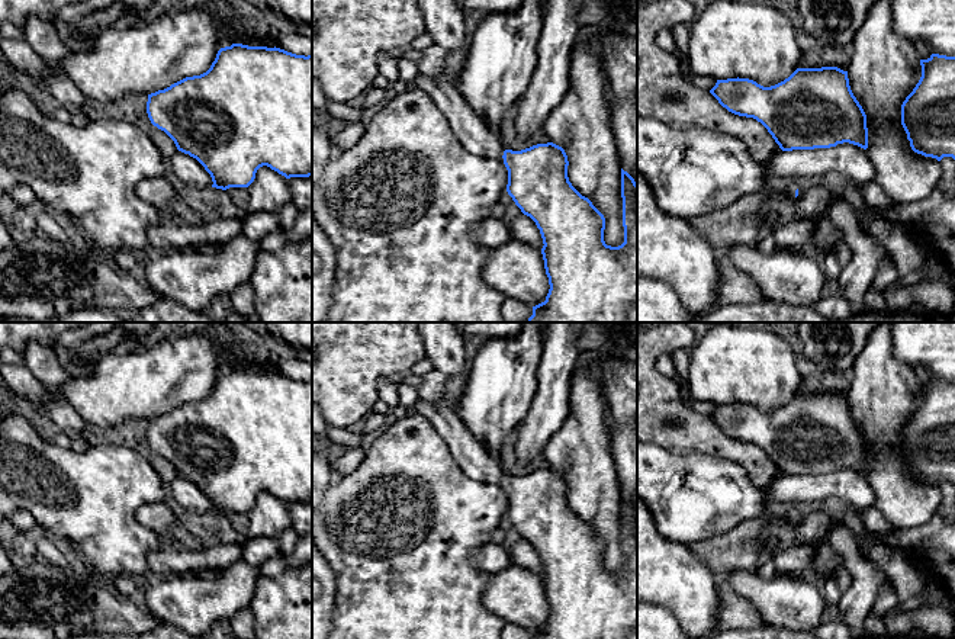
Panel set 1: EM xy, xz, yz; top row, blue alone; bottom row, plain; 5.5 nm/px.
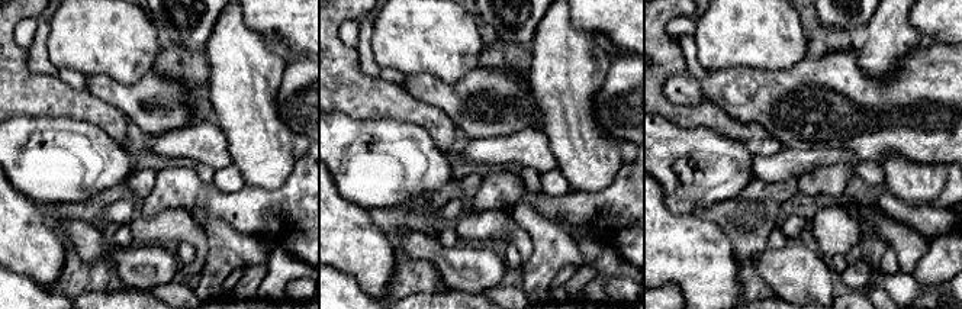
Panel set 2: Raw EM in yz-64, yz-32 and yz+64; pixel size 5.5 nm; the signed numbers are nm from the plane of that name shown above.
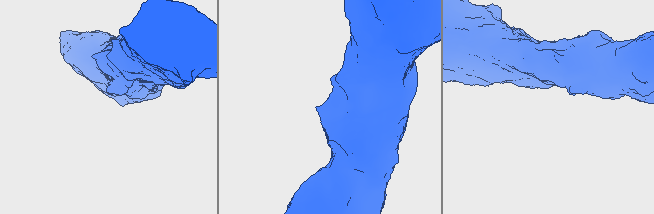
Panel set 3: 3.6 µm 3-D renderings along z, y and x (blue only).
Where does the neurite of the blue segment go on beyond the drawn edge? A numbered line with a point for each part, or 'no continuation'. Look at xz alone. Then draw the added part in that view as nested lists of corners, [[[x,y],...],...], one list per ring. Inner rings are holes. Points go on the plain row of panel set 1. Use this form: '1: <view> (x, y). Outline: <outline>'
1: xz (472, 456). Outline: [[[443,399],[414,404],[415,414],[427,418],[447,443],[450,453],[472,479],[483,484],[502,484],[504,472],[486,447],[464,427],[459,415]]]

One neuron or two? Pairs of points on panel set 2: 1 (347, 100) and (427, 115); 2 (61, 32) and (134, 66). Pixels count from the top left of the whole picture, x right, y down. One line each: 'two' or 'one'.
1: one
2: one

